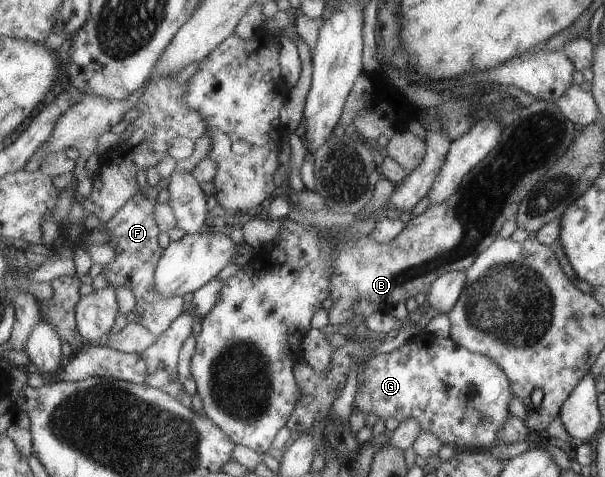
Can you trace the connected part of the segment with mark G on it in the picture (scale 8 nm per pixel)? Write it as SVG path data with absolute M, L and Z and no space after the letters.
M419 334L410 337L403 345L390 351L389 353L374 354L365 360L366 367L364 369L364 384L358 388L355 394L355 400L353 403L354 409L363 410L366 414L371 412L379 418L379 427L383 420L390 418L390 416L396 418L402 422L406 419L415 418L420 421L421 427L424 431L430 431L436 433L446 444L455 444L457 452L466 449L484 449L488 450L491 446L498 443L499 430L506 424L507 420L510 419L510 412L508 406L510 406L510 400L512 396L516 395L514 389L511 387L511 379L508 378L507 372L489 356L472 352L468 348L459 345L454 342L453 338L450 337L437 337L434 335Z

